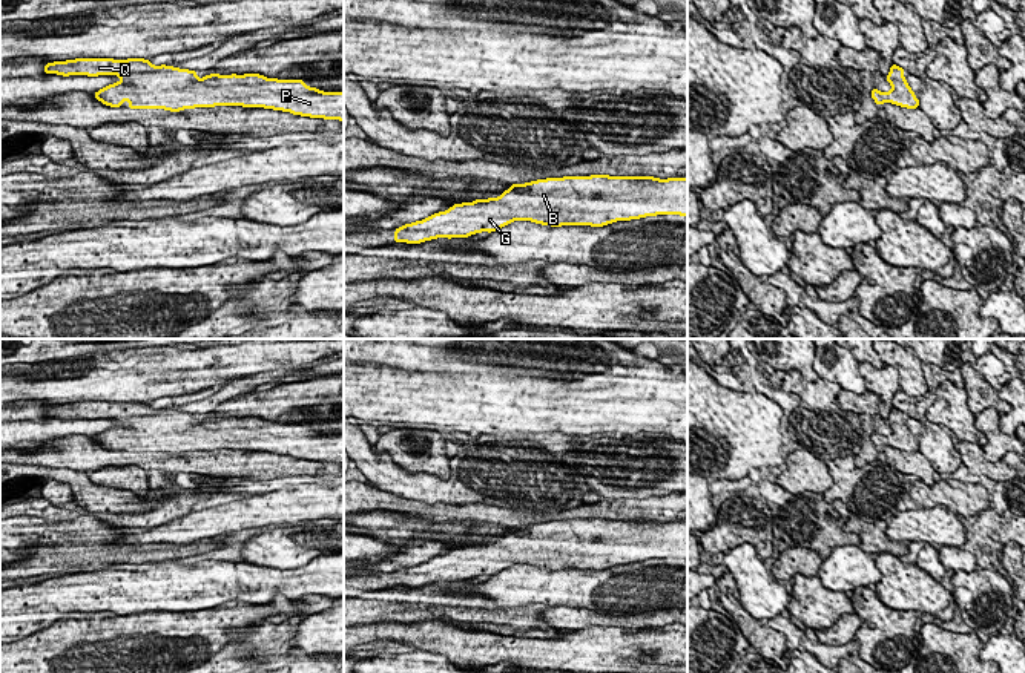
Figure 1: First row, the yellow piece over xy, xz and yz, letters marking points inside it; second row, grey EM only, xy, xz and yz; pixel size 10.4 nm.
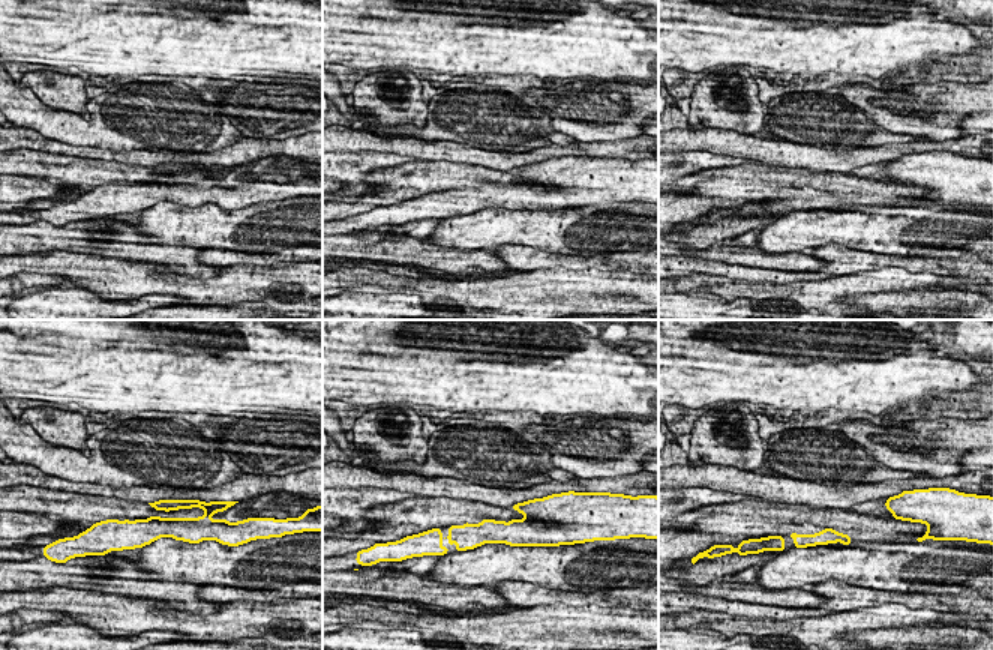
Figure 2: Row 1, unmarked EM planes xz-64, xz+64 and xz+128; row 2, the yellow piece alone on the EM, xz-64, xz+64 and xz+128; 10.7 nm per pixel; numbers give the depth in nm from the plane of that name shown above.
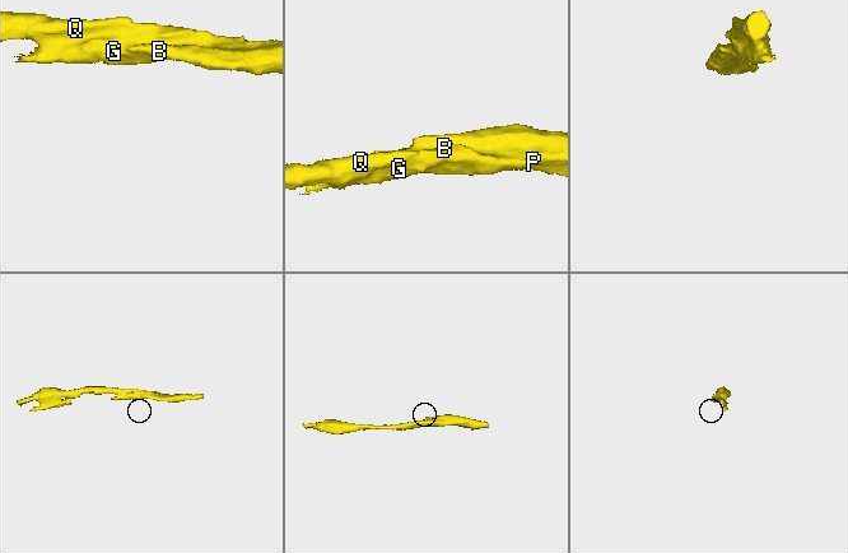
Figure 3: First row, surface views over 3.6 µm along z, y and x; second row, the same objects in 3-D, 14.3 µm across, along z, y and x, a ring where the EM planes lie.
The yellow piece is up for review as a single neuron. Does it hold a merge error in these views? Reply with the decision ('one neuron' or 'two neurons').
one neuron

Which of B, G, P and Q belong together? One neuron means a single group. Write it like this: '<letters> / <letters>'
B G P Q

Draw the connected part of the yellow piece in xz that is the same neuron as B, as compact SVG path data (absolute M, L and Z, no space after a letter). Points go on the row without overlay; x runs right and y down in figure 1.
M563 520L525 527L511 527L499 541L454 547L447 555L394 573L394 586L420 587L437 581L468 581L482 575L496 575L514 564L542 569L603 570L617 564L631 564L657 558L687 560L687 521L660 523L654 520Z

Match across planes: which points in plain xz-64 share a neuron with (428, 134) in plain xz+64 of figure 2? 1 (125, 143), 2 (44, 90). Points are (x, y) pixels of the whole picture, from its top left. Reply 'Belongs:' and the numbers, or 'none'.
Belongs: 1

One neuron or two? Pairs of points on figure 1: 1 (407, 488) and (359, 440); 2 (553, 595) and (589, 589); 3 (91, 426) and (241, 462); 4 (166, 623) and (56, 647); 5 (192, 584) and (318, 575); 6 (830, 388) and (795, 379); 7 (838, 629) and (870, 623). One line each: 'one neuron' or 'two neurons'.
1: one neuron
2: one neuron
3: two neurons
4: one neuron
5: one neuron
6: one neuron
7: two neurons

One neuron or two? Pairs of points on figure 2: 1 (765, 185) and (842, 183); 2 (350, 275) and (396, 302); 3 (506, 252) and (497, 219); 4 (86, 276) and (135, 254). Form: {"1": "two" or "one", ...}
{"1": "one", "2": "two", "3": "two", "4": "two"}

